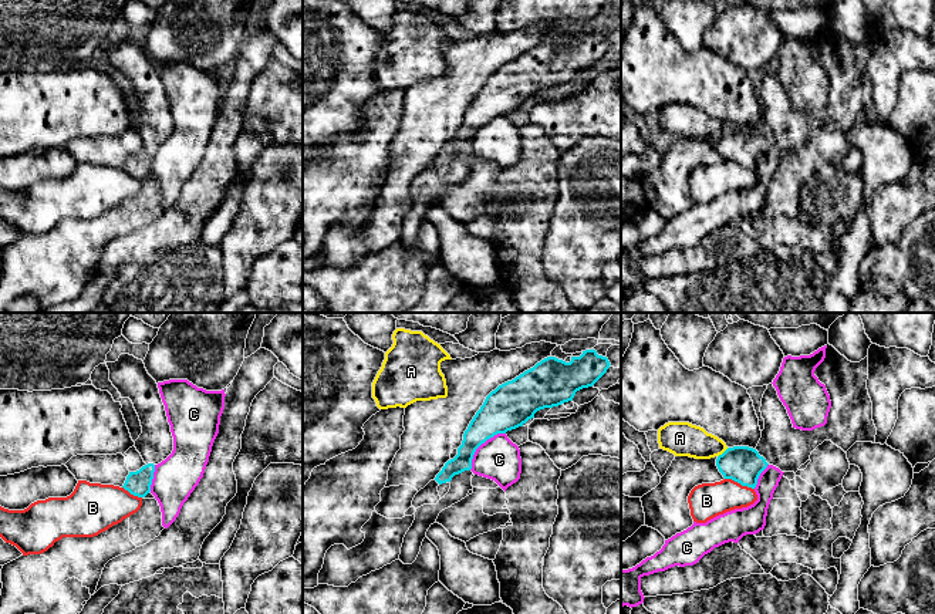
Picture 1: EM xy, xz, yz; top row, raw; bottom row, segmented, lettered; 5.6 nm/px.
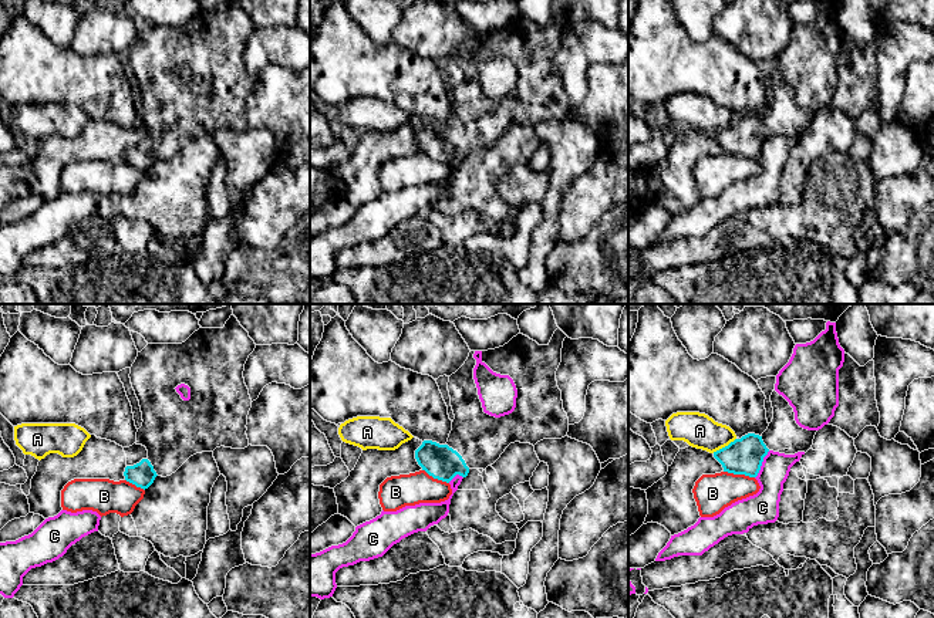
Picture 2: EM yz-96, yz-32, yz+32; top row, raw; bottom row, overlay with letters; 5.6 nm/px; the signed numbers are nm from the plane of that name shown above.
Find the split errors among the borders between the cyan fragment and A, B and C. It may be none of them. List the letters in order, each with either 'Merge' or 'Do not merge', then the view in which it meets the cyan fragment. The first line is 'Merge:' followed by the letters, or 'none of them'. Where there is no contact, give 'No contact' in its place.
Merge: none of them
A: Do not merge. Touches cyan in yz
B: Do not merge. Touches cyan in yz
C: Do not merge. Touches cyan in xz

